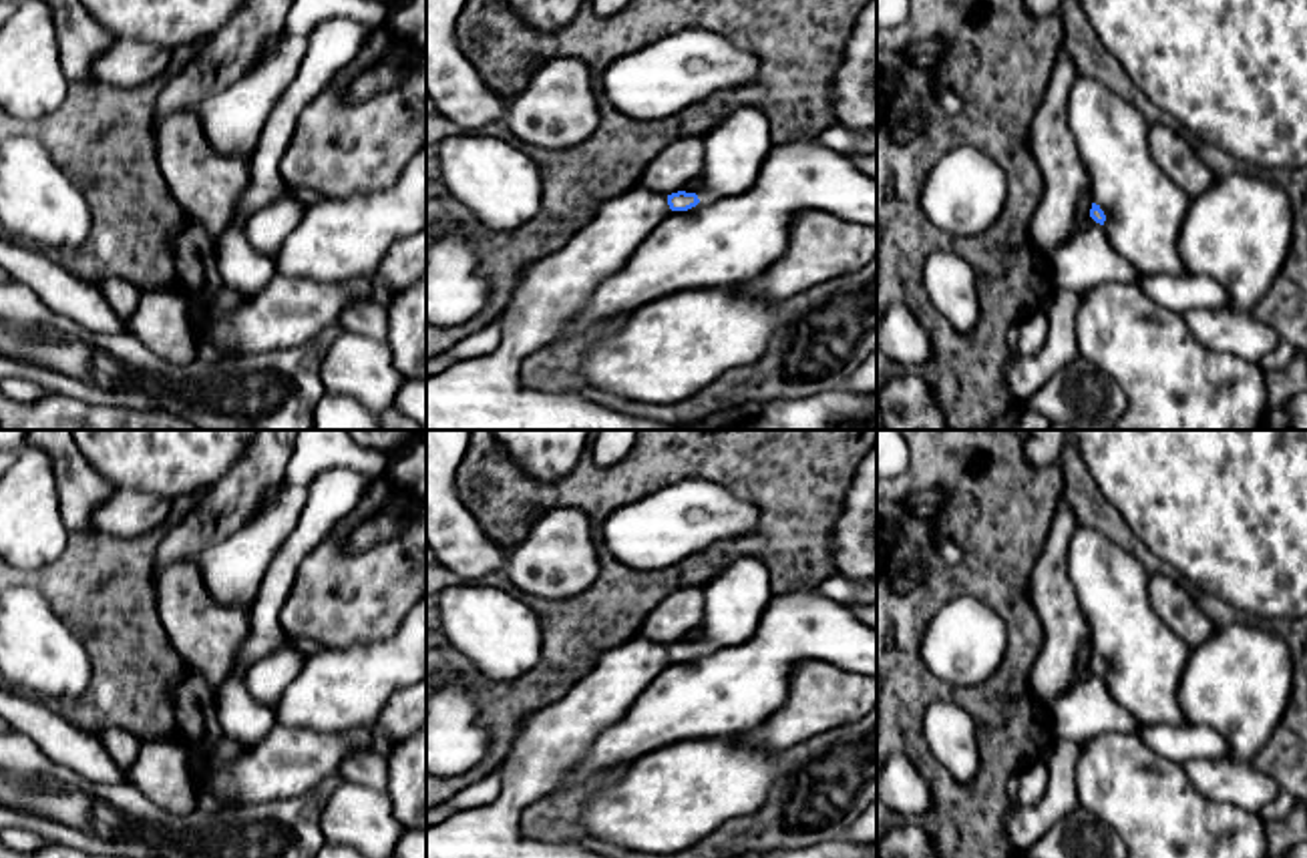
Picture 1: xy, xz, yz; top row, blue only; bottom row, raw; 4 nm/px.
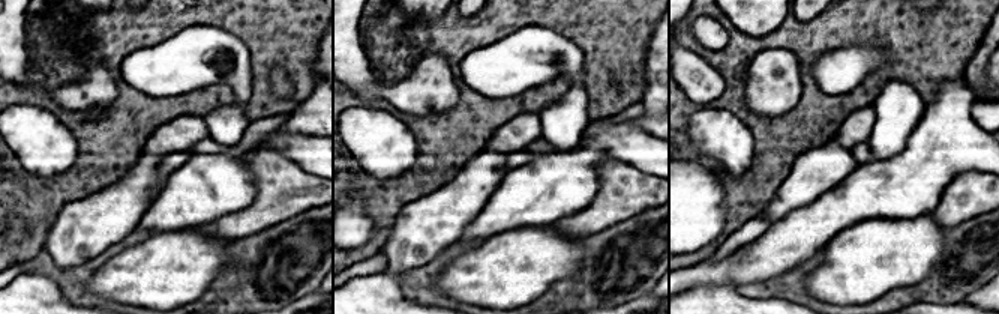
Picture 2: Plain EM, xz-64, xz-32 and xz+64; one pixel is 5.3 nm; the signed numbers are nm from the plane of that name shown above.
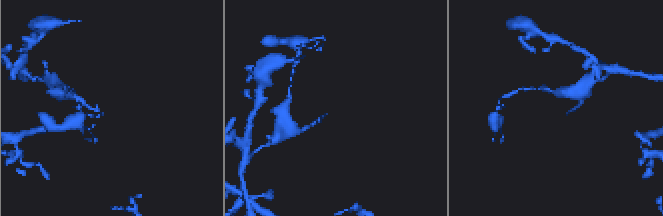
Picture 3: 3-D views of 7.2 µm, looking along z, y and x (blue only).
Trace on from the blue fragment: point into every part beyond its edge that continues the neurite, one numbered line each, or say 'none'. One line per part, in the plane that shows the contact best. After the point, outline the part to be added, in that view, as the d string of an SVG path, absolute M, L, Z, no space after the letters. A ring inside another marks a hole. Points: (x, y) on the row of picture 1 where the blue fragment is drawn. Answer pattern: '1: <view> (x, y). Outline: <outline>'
1: xz (736, 147). Outline: M750 104L724 117L706 137L706 159L696 191L700 203L740 195L750 189L772 141L766 115Z

